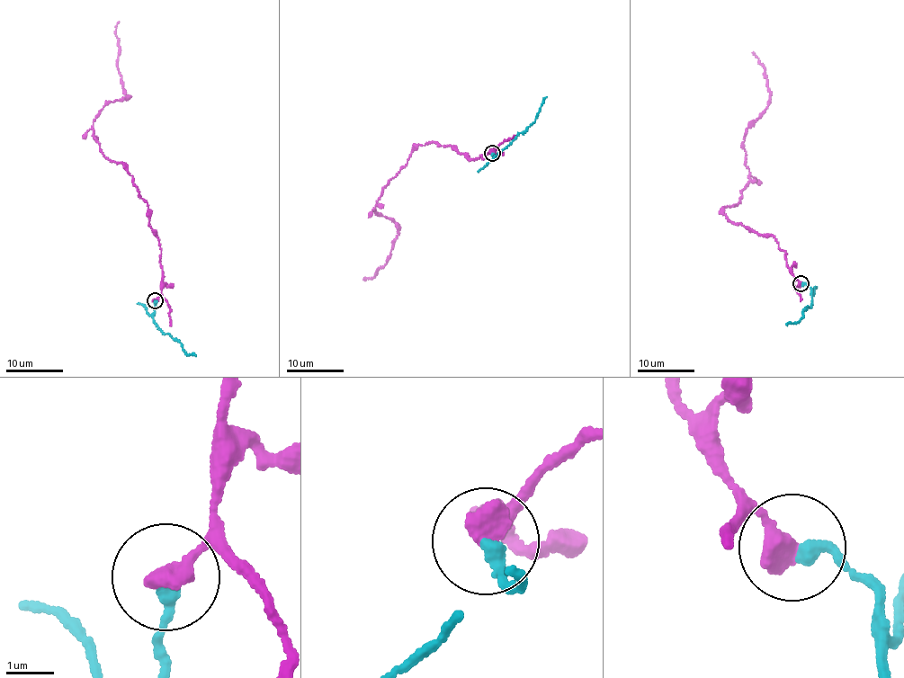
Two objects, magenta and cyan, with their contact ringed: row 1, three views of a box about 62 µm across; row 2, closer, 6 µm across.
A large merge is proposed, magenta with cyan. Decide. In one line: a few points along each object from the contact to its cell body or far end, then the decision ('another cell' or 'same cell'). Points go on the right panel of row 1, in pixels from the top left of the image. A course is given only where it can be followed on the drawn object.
course magenta (801, 283), (776, 238), (722, 213), (740, 201), (749, 181), (747, 127), (767, 105), (765, 67), (752, 52); course cyan (801, 283), (810, 289), (812, 303), (804, 310), (802, 318), (786, 325); another cell

